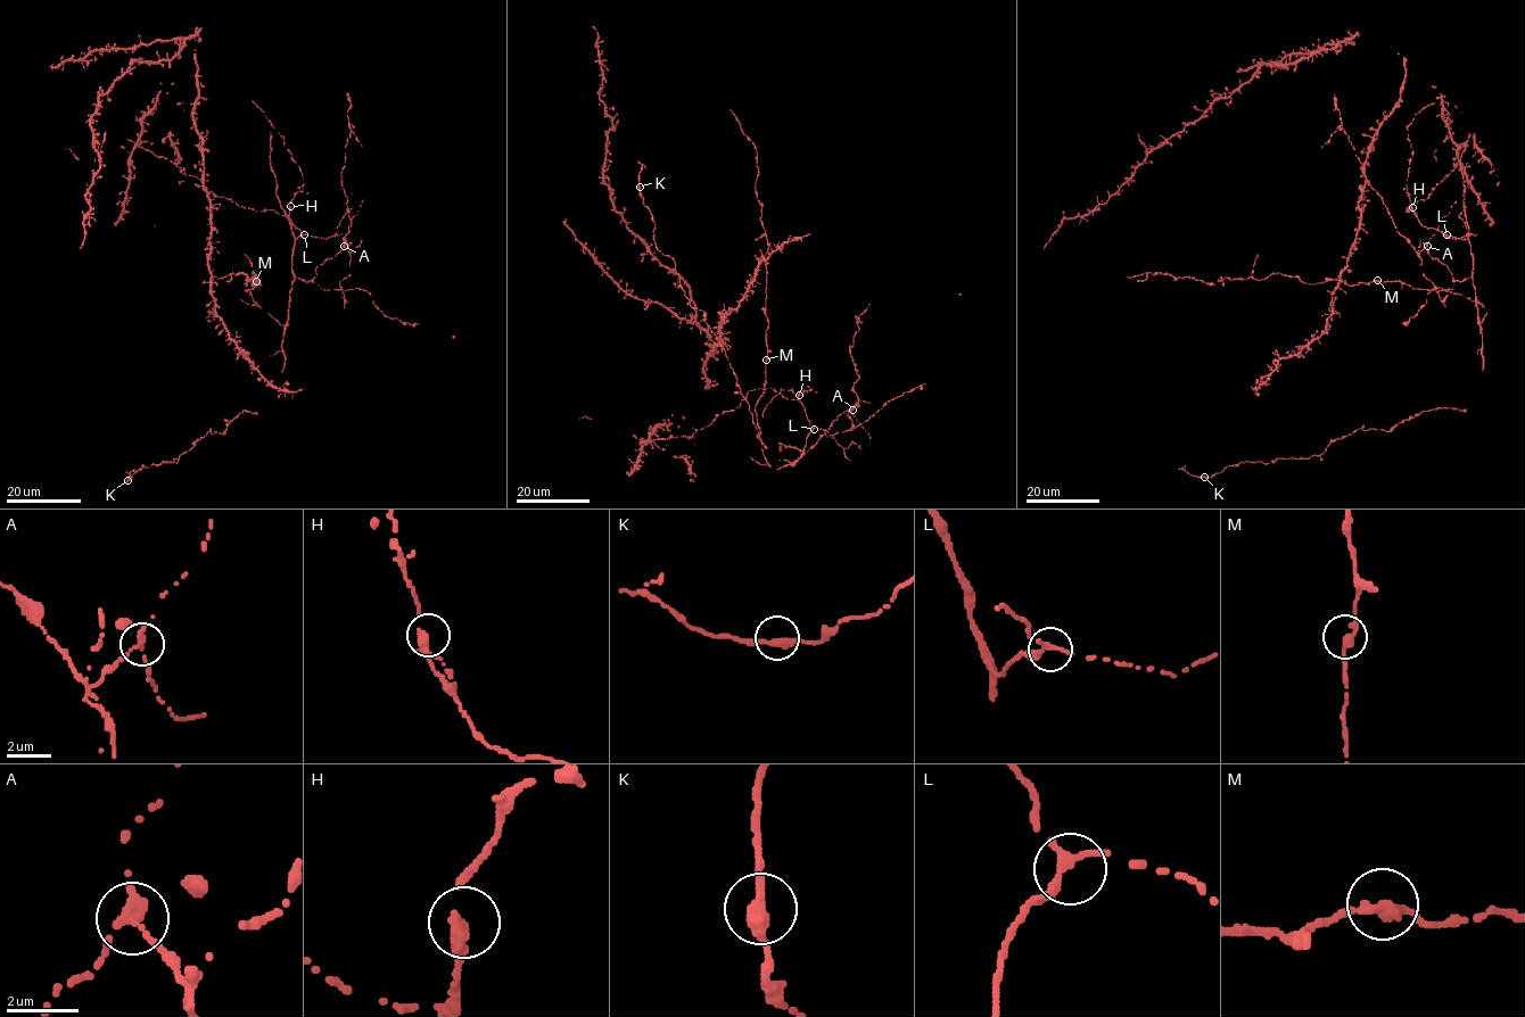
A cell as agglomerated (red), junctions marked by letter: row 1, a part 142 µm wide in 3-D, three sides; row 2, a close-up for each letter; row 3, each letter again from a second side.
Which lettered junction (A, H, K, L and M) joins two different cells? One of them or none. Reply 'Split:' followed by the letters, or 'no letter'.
Split: A

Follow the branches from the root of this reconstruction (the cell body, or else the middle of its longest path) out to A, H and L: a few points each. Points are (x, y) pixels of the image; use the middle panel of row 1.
A: (749, 390), (771, 388), (804, 405), (813, 429), (800, 456), (825, 435), (824, 430), (841, 413), (852, 408)
H: (749, 390), (771, 388), (791, 399), (799, 395)
L: (749, 390), (771, 388), (785, 398), (798, 399), (814, 429)

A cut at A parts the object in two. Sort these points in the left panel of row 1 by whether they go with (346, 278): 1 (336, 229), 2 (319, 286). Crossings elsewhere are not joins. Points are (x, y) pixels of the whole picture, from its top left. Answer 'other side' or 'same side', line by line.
1: other side
2: other side

